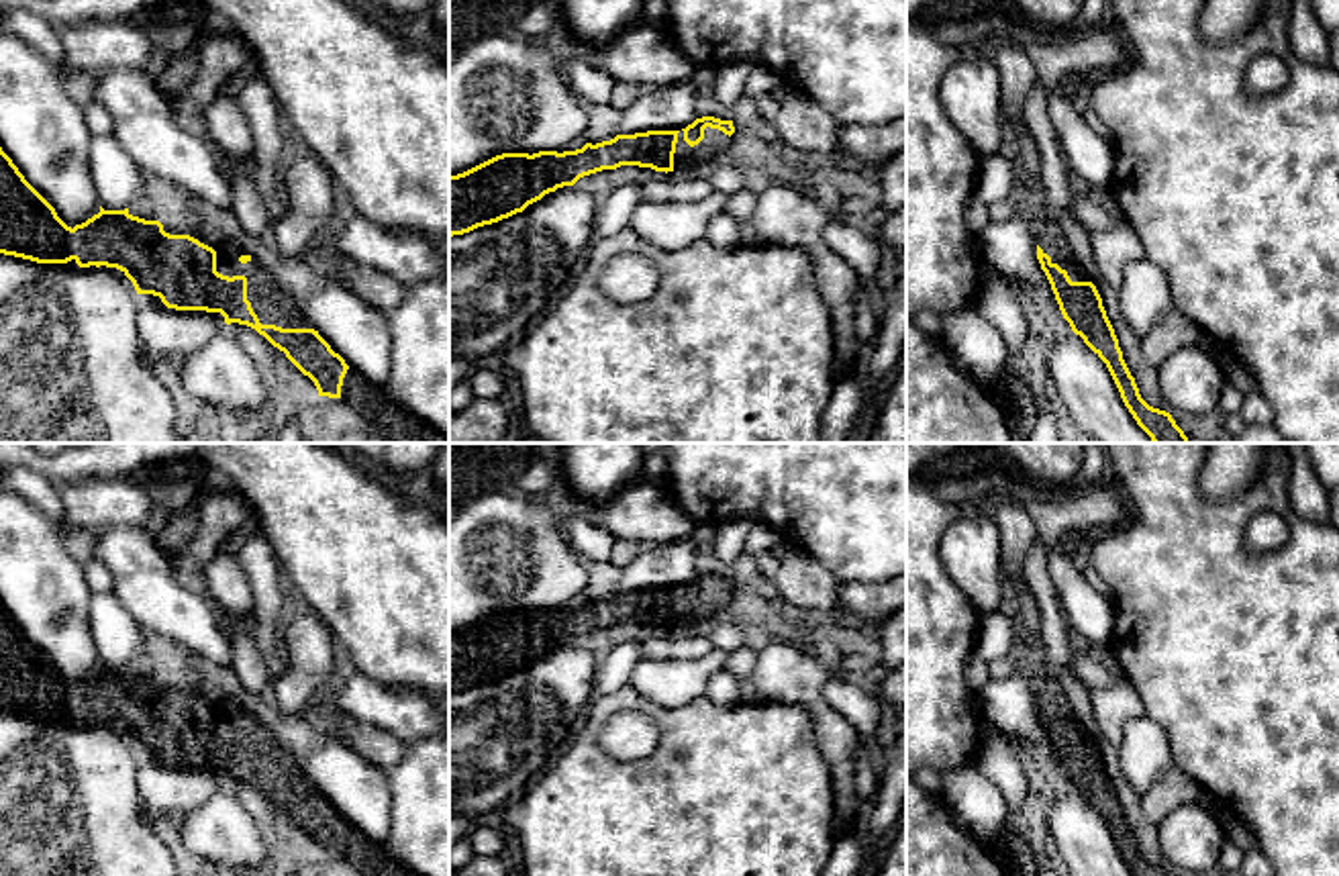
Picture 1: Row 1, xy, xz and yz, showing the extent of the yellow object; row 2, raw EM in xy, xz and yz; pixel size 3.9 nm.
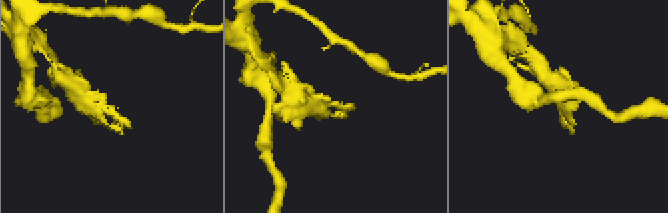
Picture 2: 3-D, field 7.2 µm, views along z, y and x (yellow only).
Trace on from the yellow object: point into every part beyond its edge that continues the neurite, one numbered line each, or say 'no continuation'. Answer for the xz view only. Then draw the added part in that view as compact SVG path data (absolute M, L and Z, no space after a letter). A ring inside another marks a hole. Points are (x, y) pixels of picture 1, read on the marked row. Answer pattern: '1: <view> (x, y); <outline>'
1: xz (715, 139); M704 129L704 139L690 147L684 141L684 131L678 133L676 153L674 153L674 169L690 167L702 159L716 157L716 153L727 147L729 135L718 129Z

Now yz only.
1: yz (1048, 233); M1039 214L1035 241L1043 253L1051 257L1051 263L1057 263L1068 272L1072 282L1092 282L1092 278L1076 263L1074 255L1070 253L1070 245L1065 243L1055 218Z

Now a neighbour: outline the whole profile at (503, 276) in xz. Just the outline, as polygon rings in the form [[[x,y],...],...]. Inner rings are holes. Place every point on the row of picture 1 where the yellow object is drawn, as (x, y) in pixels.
[[[563,186],[523,212],[449,237],[449,357],[474,361],[527,331],[582,263],[596,212],[594,196]]]

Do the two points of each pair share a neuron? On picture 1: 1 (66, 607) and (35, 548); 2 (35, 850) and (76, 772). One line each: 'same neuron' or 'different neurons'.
1: same neuron
2: same neuron

